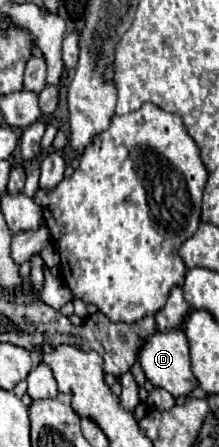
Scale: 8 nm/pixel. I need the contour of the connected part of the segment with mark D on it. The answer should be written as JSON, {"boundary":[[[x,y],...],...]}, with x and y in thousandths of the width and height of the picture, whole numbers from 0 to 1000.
{"boundary":[[[712,738],[703,747],[685,747],[630,787],[630,810],[658,828],[658,841],[703,864],[758,868],[795,890],[858,886],[858,877],[886,864],[904,864],[904,850],[886,850],[886,837],[868,832],[868,787],[849,779],[849,747],[831,738],[767,738],[767,743]]]}

